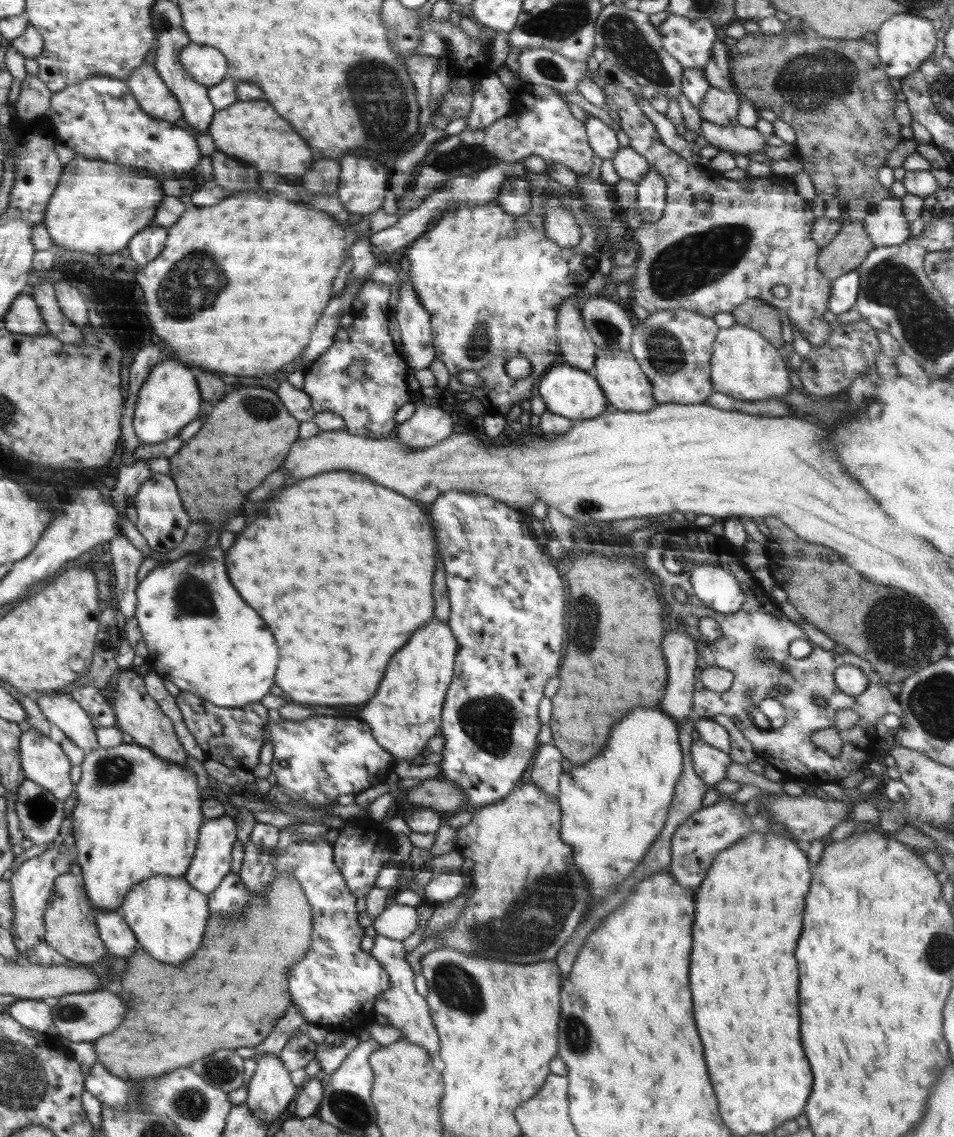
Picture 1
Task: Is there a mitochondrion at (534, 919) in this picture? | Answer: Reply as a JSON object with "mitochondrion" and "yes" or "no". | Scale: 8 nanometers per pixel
{"mitochondrion":"yes"}

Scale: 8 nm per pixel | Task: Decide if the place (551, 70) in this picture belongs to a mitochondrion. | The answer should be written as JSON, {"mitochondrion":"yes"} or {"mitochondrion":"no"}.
{"mitochondrion":"yes"}

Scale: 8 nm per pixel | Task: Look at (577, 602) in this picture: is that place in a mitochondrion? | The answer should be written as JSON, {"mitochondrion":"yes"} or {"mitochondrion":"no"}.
{"mitochondrion":"yes"}

